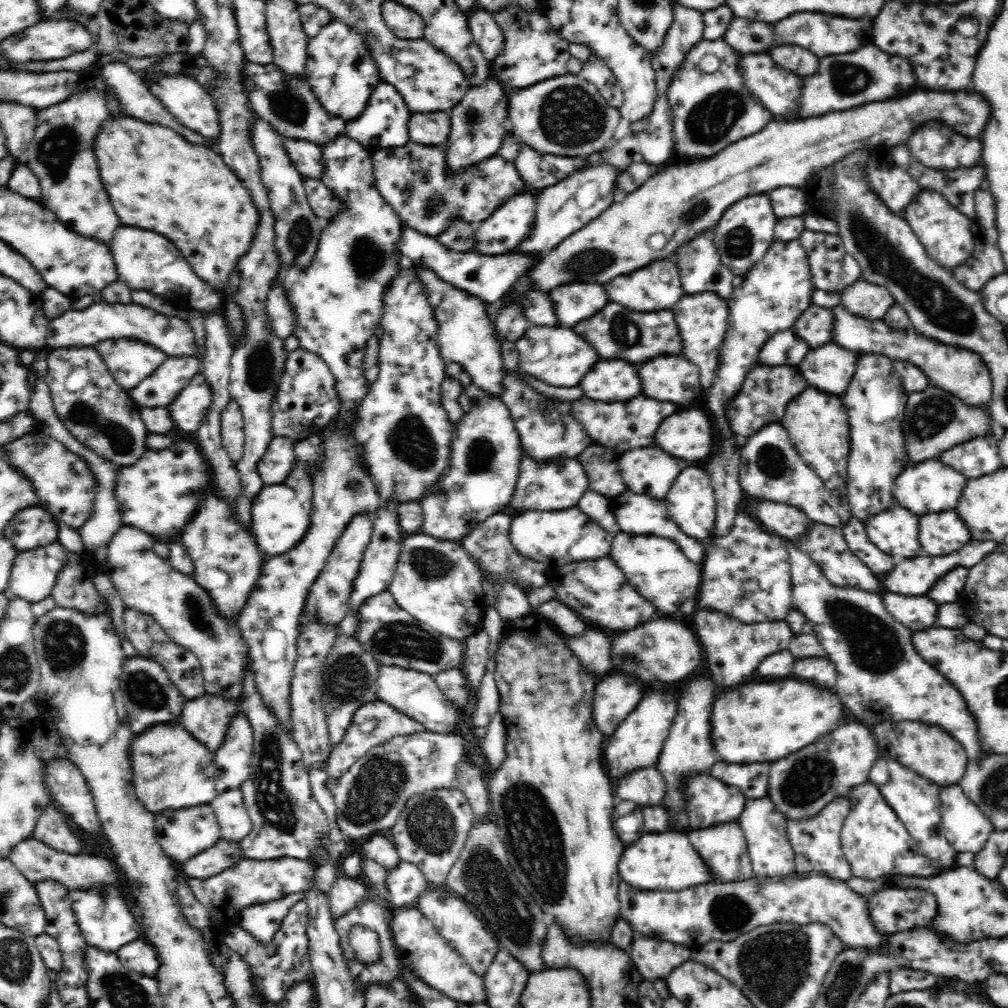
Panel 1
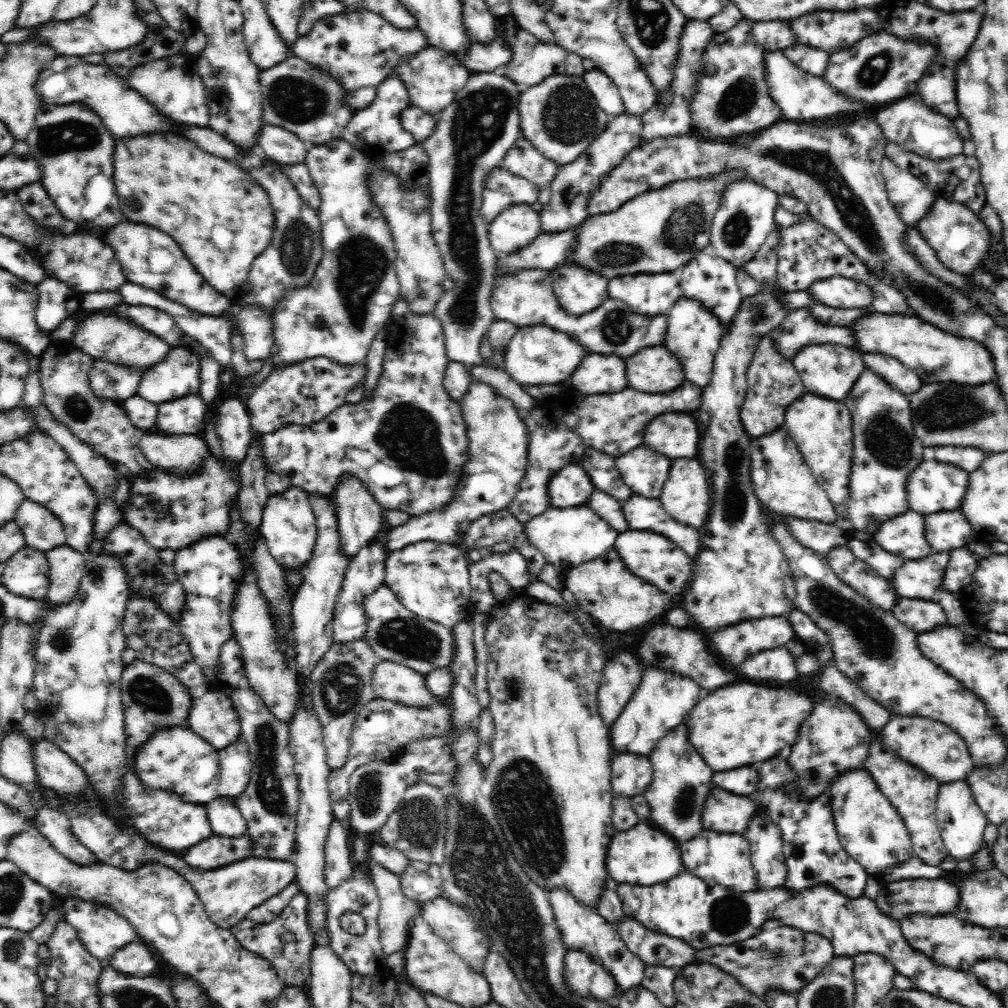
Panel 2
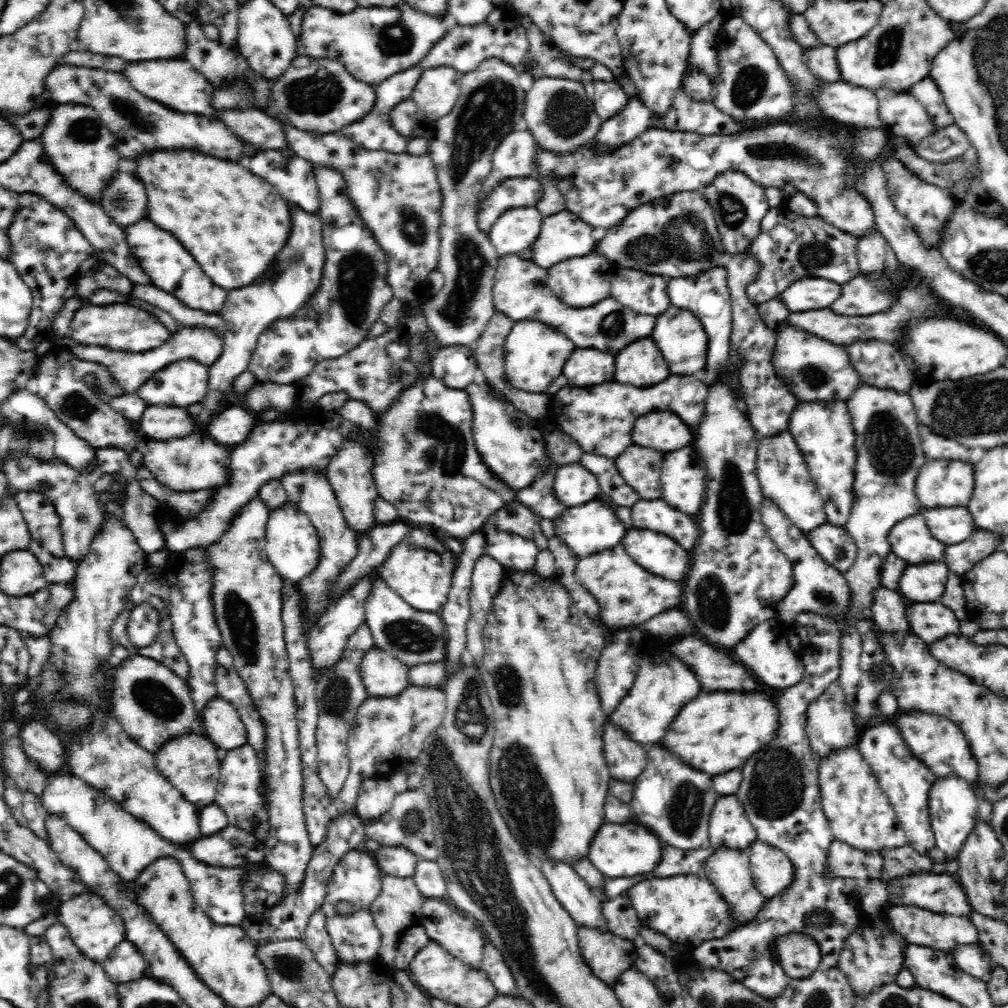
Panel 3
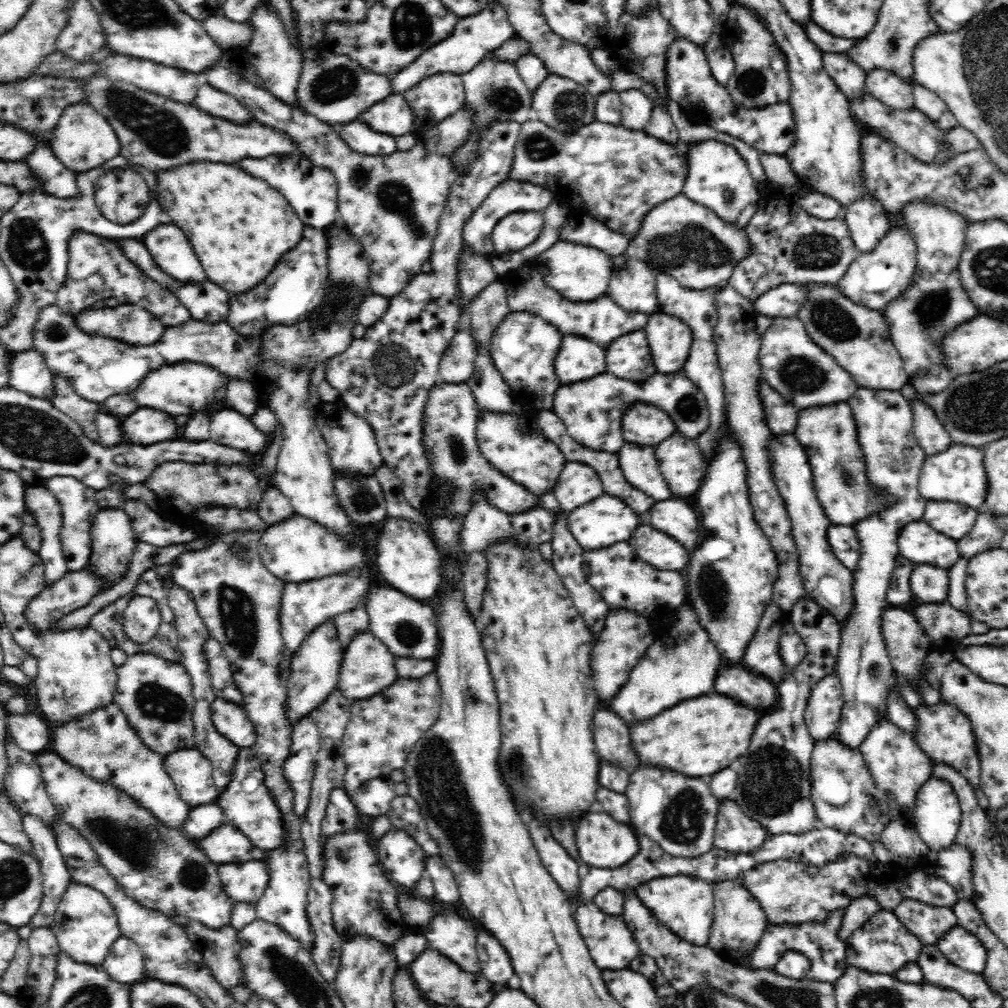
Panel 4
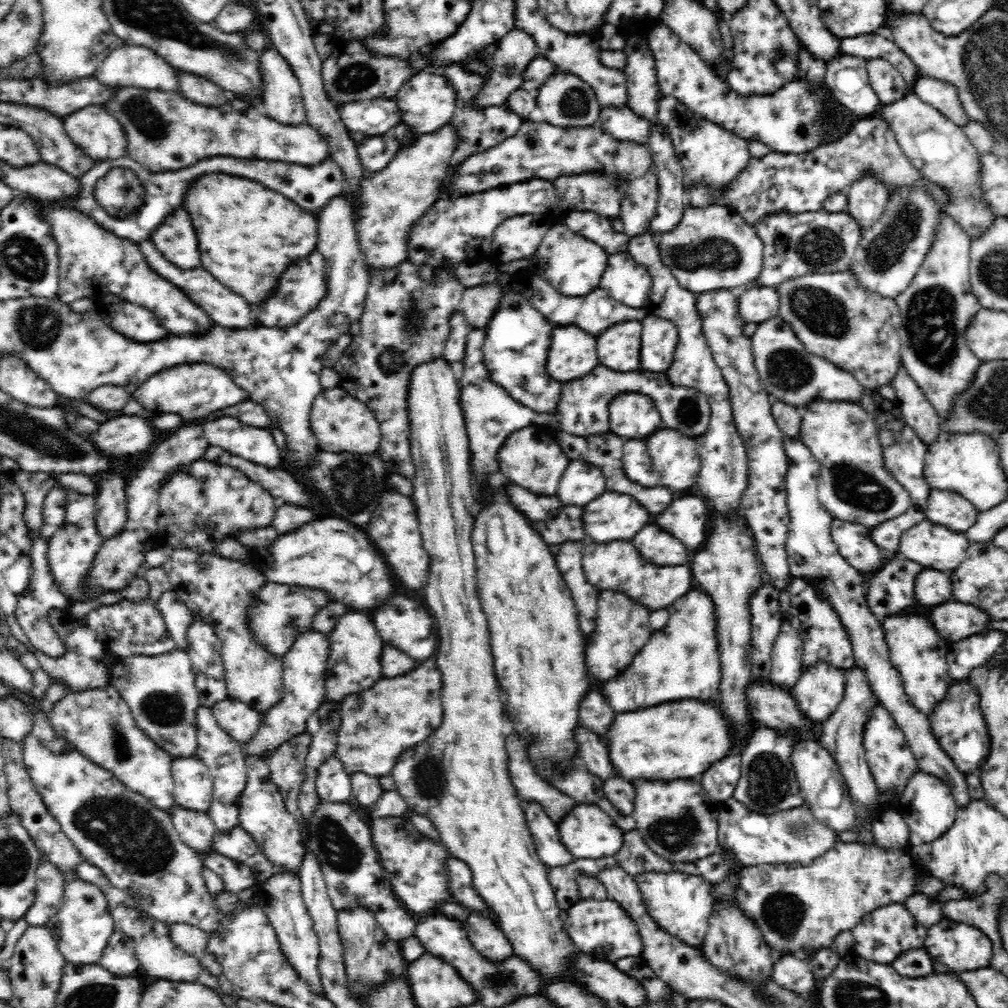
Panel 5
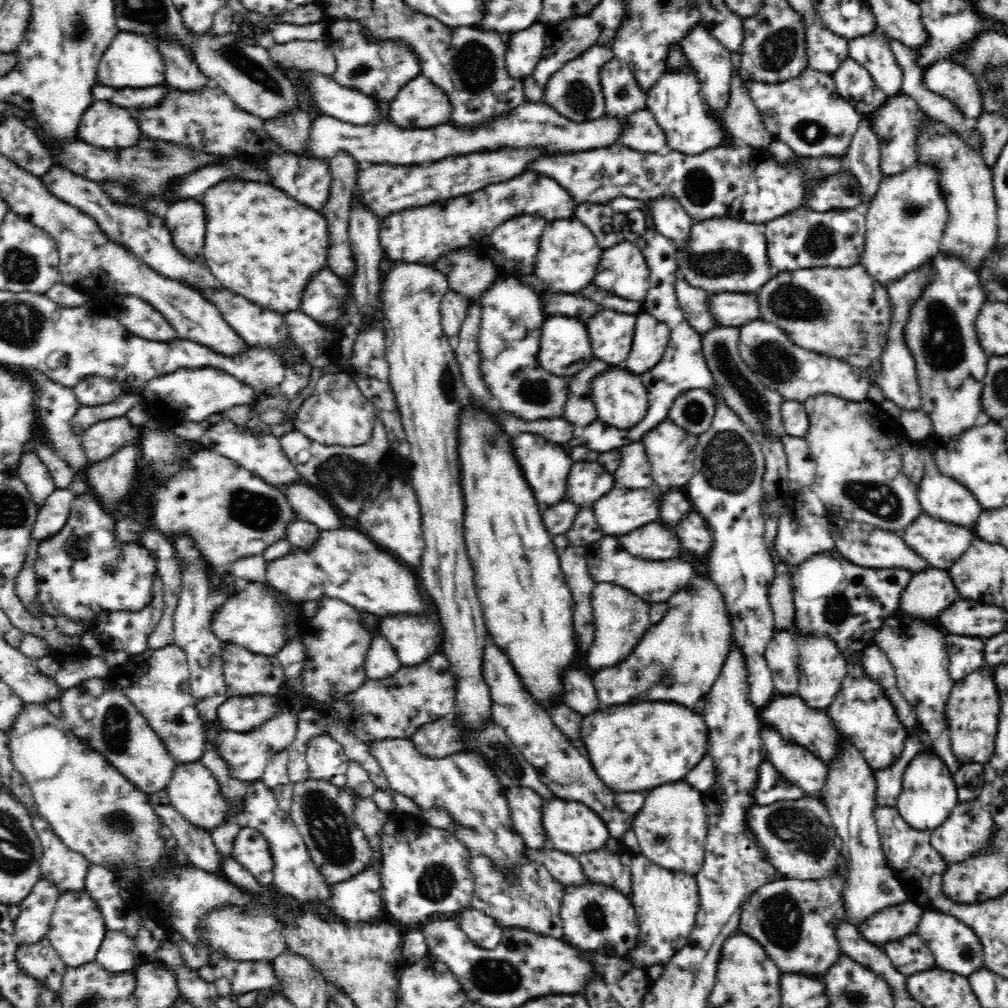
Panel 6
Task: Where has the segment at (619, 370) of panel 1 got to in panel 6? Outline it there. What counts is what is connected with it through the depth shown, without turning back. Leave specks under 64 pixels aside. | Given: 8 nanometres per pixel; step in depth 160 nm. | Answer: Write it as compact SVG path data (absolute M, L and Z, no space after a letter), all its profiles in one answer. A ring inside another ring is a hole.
M551 316L542 325L539 364L544 370L559 377L572 377L594 360L592 343L586 325L574 317Z

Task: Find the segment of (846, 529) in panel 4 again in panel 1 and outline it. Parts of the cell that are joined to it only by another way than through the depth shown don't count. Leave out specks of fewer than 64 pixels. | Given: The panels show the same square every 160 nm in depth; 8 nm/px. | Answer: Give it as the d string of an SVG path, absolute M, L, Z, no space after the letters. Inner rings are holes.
M744 494L741 506L763 528L790 542L800 538L800 534L804 534L812 524L812 520L807 518L802 509L782 502L753 498Z

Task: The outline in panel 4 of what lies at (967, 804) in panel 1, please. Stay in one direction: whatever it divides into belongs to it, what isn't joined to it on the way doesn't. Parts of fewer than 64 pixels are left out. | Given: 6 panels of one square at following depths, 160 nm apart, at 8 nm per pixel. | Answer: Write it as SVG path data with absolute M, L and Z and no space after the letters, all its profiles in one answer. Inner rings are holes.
M936 776L930 777L918 791L915 804L916 832L930 846L930 850L942 851L954 845L962 823L962 809L950 782Z

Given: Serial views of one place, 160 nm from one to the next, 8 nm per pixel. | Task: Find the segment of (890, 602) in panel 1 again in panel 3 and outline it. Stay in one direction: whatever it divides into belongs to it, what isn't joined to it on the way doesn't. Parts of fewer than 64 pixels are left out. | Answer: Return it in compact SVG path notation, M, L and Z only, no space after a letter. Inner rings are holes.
M912 603L904 612L912 633L921 638L927 645L936 642L942 636L960 632L960 620L954 611L942 604Z

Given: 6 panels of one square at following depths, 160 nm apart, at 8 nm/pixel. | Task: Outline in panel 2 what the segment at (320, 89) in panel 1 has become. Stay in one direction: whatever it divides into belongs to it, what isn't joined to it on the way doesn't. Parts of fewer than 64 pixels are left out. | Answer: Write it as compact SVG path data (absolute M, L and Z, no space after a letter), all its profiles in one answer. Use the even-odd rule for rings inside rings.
M356 11L325 16L316 21L307 35L298 37L293 52L306 63L330 73L342 87L343 104L356 113L372 104L377 88L402 58L408 58L426 46L426 37L419 27L398 29L372 11Z

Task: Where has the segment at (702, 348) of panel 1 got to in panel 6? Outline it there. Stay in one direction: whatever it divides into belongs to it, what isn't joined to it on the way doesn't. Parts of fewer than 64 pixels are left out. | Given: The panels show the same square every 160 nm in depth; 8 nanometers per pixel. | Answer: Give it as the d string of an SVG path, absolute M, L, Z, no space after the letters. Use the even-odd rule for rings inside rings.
M639 312L636 317L632 350L624 367L637 375L655 368L663 359L670 336L668 325L652 315Z

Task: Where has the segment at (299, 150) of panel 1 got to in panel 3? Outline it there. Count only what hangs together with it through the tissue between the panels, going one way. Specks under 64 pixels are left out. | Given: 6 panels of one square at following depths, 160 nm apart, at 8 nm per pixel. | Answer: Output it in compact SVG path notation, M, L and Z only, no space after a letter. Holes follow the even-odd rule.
M259 109L224 111L220 119L236 136L254 145L258 151L290 149L284 126L265 111Z

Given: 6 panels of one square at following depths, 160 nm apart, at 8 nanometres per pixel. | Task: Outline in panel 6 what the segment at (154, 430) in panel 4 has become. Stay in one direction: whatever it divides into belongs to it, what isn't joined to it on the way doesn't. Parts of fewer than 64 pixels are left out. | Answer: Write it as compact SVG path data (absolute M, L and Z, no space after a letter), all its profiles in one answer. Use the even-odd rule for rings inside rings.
M125 416L101 420L83 432L82 448L88 461L98 463L106 458L110 458L110 456L114 456L115 452L118 452L118 450L125 446L138 445L141 434L141 427L132 424Z

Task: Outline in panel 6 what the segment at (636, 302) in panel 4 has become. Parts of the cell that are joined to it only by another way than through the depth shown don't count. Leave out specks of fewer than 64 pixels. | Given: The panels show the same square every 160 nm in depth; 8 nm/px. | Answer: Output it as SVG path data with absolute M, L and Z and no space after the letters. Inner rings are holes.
M627 240L606 249L593 283L614 296L642 303L650 288L649 268L642 251Z

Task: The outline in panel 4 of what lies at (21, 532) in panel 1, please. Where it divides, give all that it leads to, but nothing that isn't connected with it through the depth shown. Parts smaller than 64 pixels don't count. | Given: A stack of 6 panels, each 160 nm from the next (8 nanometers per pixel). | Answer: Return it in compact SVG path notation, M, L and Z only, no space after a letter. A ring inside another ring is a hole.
M39 483L26 484L24 506L40 527L41 547L37 554L44 563L47 585L50 585L69 571L60 540L62 509L56 497Z

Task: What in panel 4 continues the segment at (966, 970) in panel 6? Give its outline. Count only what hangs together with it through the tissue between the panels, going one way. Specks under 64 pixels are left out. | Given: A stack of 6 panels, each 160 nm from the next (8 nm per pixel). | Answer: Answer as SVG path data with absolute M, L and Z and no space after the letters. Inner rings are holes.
M960 925L944 934L936 946L950 962L968 972L982 973L986 966L986 948L974 934Z

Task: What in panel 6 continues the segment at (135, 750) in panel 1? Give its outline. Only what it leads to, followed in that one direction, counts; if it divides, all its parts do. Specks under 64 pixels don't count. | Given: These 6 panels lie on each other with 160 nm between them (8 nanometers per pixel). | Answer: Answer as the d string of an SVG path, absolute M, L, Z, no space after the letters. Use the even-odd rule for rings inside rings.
M199 761L190 763L177 763L172 778L167 786L169 800L175 806L178 813L192 823L194 827L200 827L211 831L223 824L231 814L231 808L220 792L220 785L214 778L212 771Z

